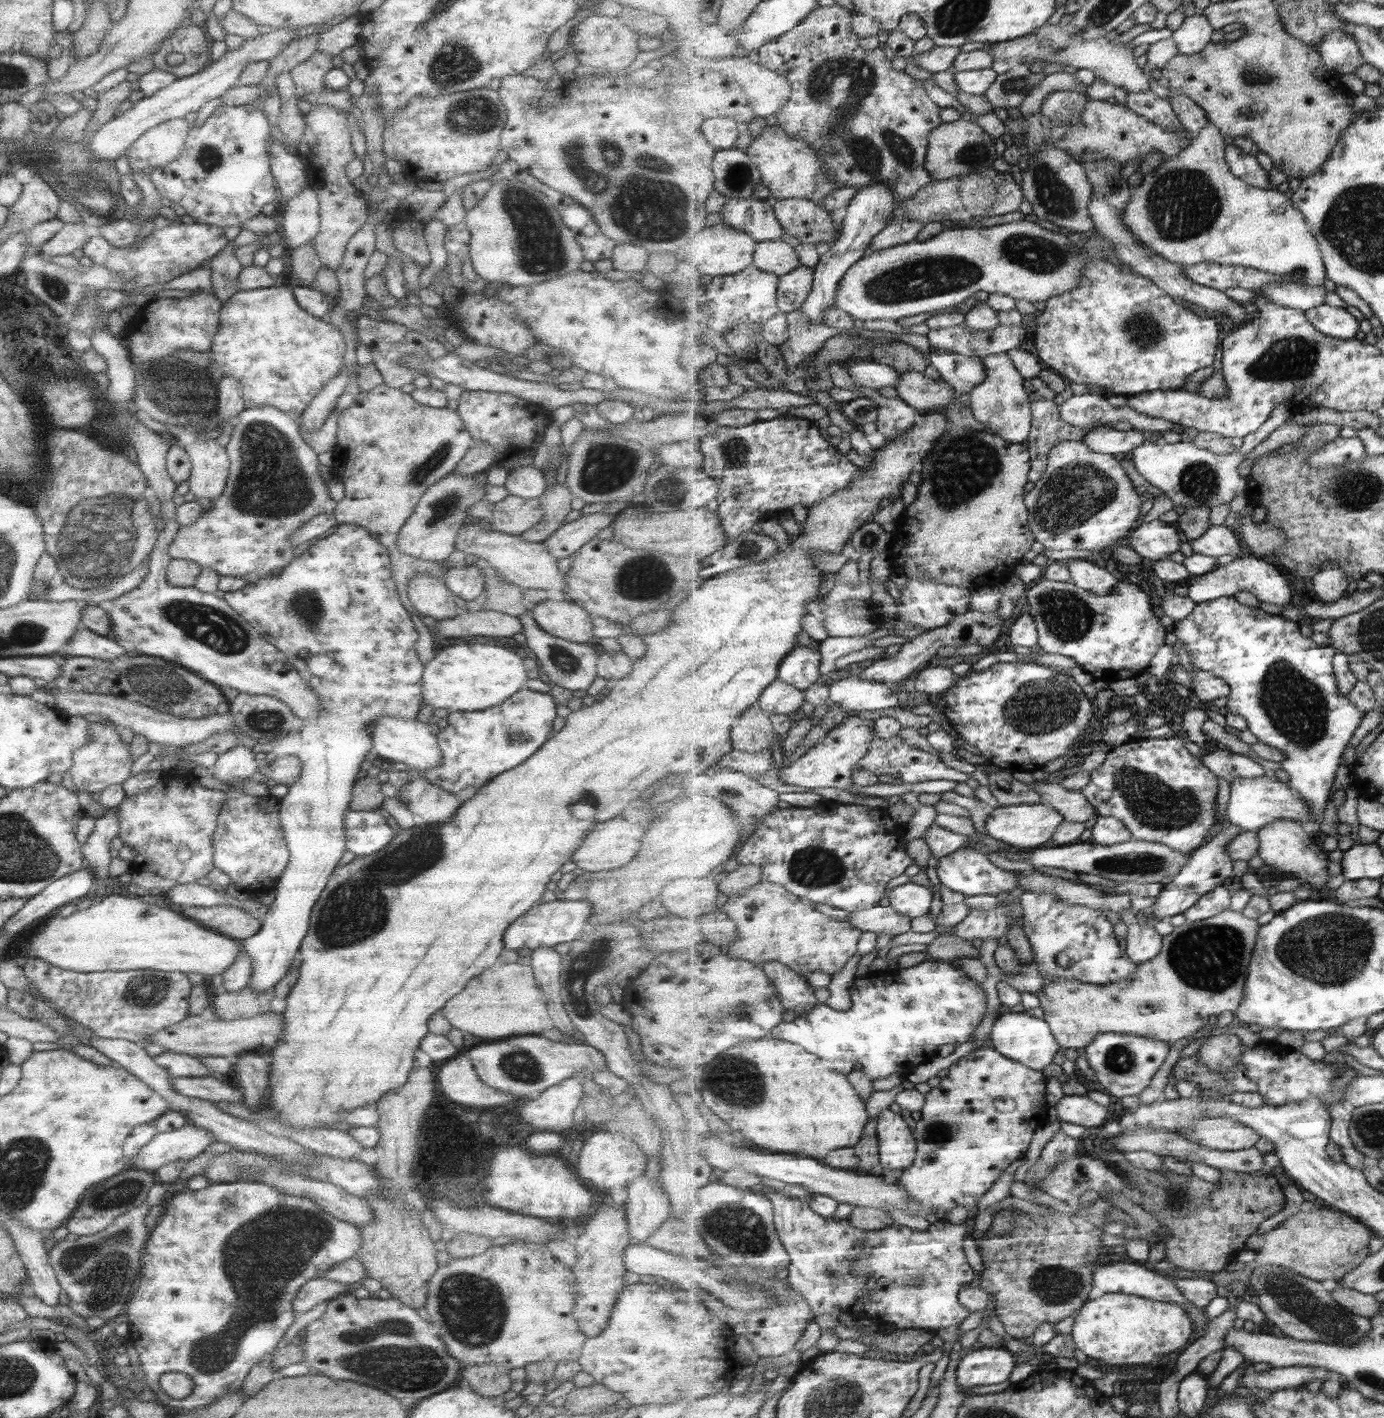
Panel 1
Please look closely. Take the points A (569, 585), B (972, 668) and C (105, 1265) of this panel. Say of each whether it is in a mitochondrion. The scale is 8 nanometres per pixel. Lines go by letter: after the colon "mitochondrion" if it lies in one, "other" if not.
A: other
B: other
C: mitochondrion

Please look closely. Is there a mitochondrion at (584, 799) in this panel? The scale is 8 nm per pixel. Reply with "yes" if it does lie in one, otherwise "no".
yes

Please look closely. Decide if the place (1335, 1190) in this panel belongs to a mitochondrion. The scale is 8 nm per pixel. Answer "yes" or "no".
no

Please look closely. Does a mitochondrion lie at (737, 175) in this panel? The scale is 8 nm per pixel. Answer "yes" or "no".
yes

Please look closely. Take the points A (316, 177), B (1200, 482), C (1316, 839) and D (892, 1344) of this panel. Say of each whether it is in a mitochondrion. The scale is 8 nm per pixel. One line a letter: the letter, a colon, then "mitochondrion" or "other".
A: other
B: mitochondrion
C: other
D: other

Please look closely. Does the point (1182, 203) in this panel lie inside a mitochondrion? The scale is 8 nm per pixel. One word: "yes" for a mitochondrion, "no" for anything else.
yes

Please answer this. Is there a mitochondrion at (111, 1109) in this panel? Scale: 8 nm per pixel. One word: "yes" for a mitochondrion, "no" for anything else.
no

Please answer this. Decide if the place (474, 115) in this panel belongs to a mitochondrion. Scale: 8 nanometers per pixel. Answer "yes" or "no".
yes

